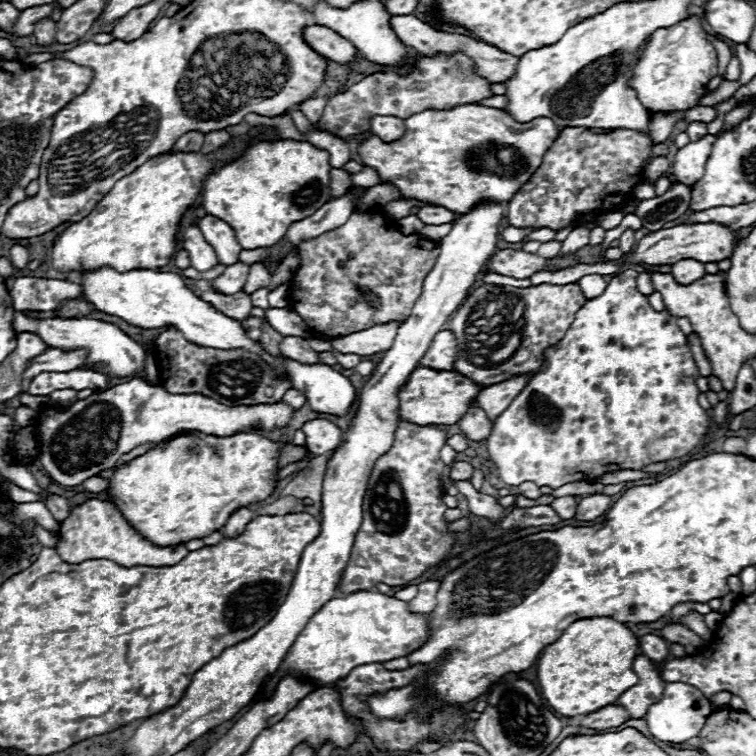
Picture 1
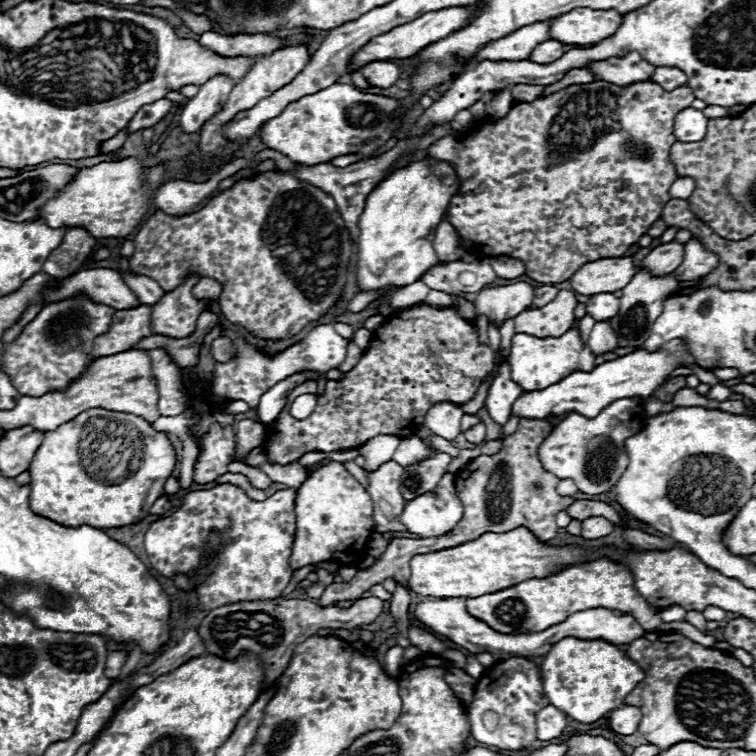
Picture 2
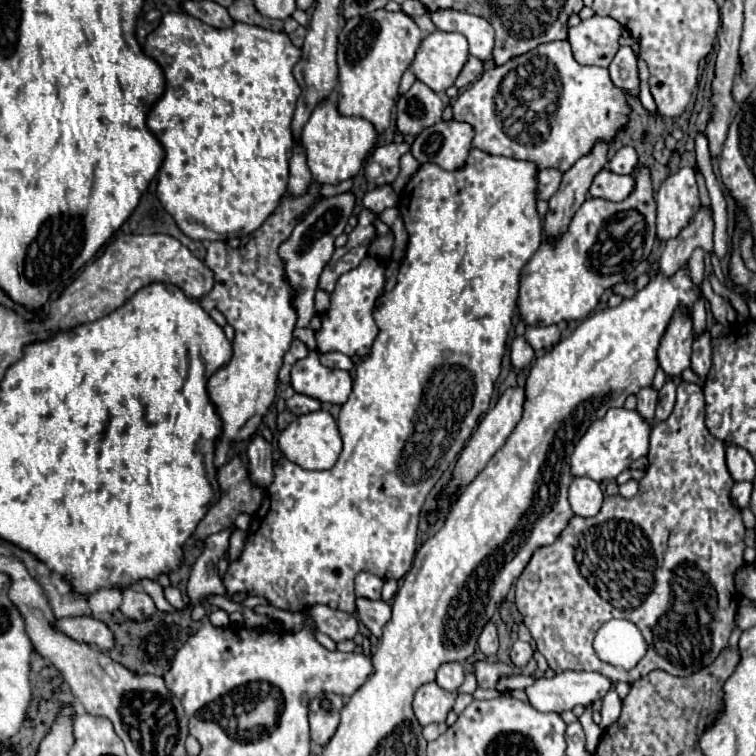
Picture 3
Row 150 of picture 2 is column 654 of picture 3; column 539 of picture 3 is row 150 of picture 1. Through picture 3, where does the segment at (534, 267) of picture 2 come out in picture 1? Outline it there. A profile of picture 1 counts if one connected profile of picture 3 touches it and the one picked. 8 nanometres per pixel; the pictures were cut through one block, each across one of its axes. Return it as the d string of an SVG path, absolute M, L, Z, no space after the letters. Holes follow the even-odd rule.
M562 128L556 142L544 156L542 166L536 174L514 194L508 204L508 222L516 228L536 226L536 228L552 228L560 230L568 226L572 220L584 214L606 212L608 208L620 206L632 194L632 188L642 182L642 162L652 156L652 140L650 136L632 132L632 130L616 130L612 134L592 134L586 128Z

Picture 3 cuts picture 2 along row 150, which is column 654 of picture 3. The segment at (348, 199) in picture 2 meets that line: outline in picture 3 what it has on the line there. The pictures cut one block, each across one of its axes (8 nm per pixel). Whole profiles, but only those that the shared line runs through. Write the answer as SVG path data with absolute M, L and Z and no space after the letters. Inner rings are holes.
M654 386L642 388L638 394L638 412L652 424L654 422L654 408L656 408L656 400L658 400L658 390Z

